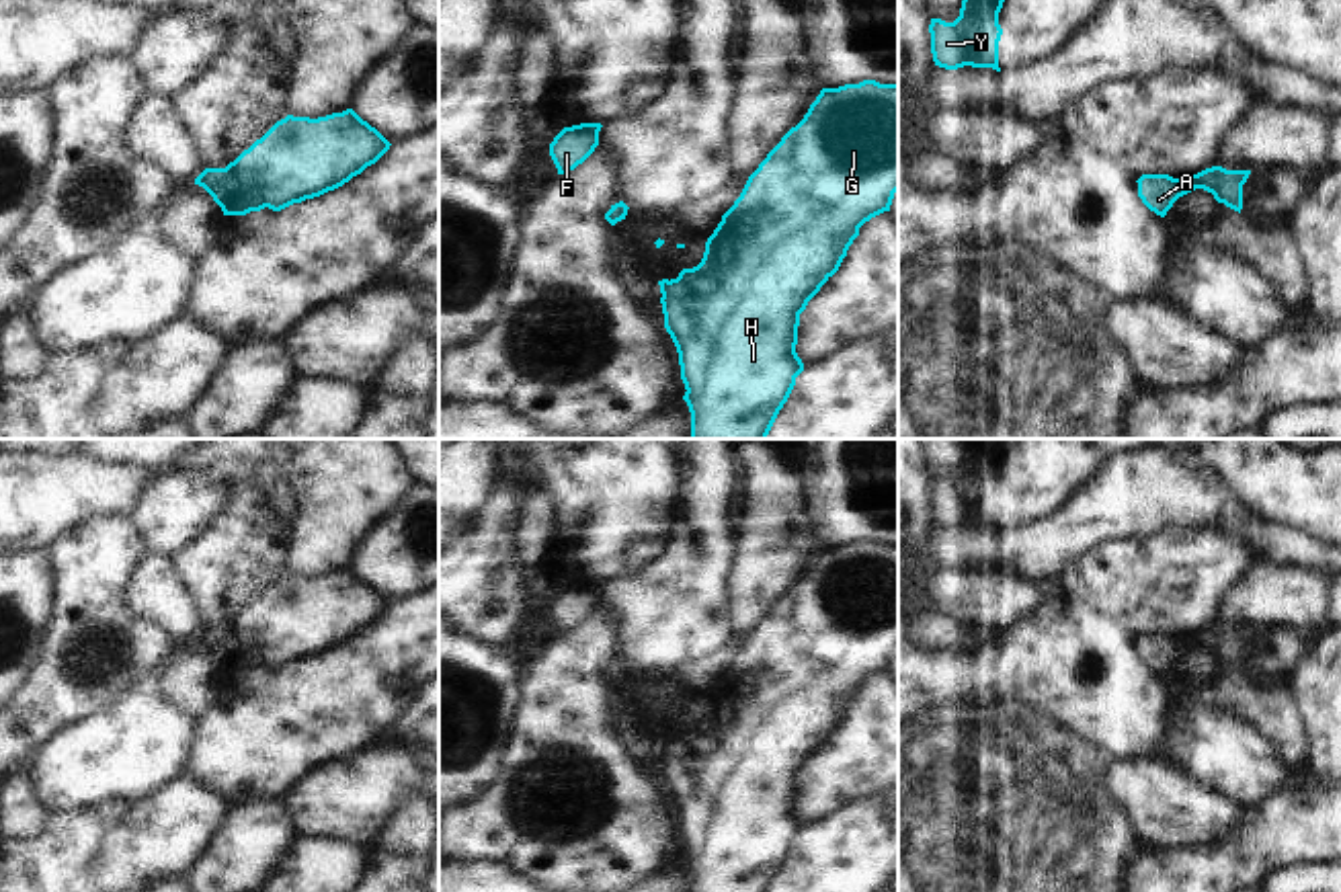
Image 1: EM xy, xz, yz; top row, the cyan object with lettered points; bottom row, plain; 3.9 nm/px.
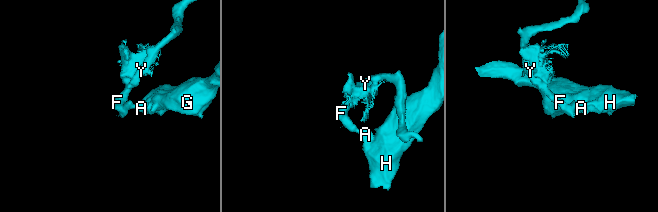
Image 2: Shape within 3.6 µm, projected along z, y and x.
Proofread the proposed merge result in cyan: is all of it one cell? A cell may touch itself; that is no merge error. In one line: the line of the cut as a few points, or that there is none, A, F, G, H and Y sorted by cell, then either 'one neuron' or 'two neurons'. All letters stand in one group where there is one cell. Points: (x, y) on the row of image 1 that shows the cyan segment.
cut xz (675, 279), (685, 294), (681, 306); groups A F Y / G H; two neurons

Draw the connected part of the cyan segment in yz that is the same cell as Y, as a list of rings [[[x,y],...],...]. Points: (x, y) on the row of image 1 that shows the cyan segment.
[[[962,0],[960,16],[953,23],[931,18],[933,62],[945,70],[999,68],[999,41],[1003,29],[999,12],[1005,0]]]

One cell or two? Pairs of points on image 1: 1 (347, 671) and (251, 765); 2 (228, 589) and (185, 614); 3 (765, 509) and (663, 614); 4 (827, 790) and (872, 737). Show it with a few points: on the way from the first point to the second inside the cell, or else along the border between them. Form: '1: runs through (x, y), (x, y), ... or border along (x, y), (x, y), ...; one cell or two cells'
1: runs through (320, 698), (298, 720), (283, 720), (265, 739); one cell
2: border along (177, 562), (208, 626); two cells
3: border along (737, 536), (737, 566), (730, 587); two cells
4: runs through (837, 778), (866, 749); one cell

